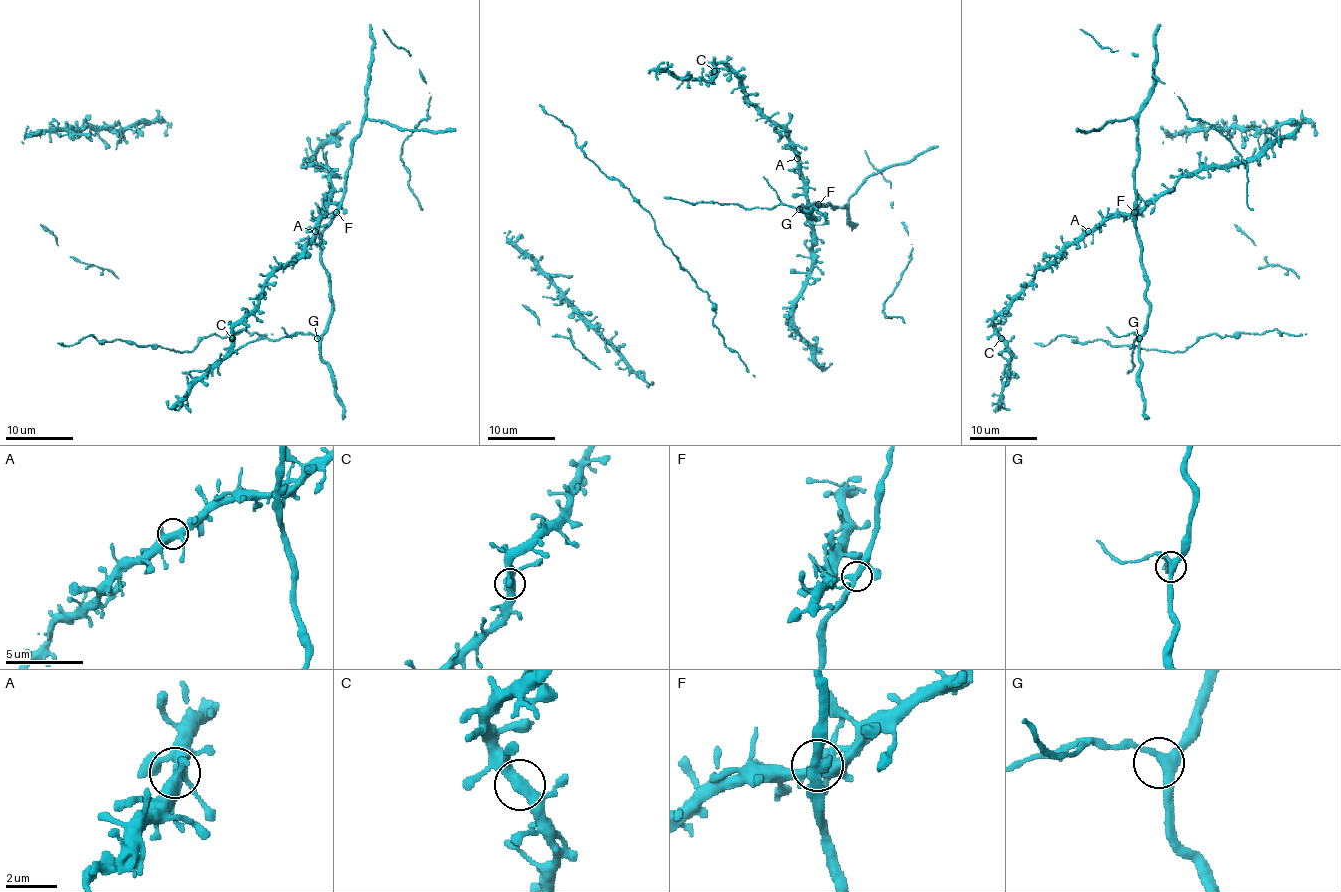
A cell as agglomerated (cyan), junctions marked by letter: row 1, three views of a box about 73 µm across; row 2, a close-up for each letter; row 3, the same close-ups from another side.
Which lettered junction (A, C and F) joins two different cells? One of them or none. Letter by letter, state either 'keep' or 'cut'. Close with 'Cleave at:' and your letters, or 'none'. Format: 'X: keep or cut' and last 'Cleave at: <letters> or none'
A: keep
C: keep
F: cut
Cleave at: F

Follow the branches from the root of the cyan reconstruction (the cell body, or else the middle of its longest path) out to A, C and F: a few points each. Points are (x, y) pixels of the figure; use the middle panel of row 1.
A: (809, 214), (802, 210), (807, 205), (814, 205), (809, 202), (807, 182), (797, 158)
C: (809, 214), (802, 210), (814, 205), (794, 143), (748, 100), (741, 82), (723, 63), (714, 71)
F: (809, 214), (802, 210), (807, 205), (818, 204)

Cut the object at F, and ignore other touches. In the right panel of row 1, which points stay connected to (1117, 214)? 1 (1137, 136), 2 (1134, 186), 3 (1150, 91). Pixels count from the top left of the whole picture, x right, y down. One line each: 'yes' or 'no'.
1: no
2: no
3: no

